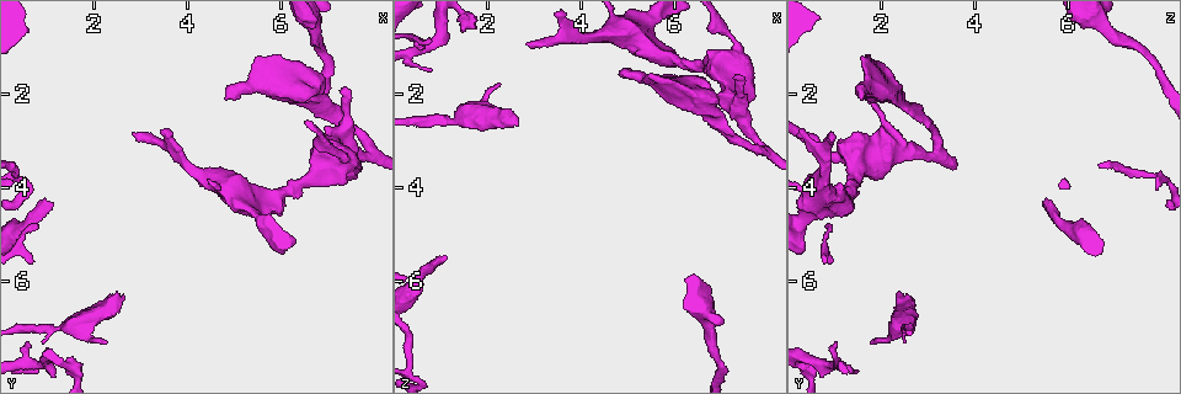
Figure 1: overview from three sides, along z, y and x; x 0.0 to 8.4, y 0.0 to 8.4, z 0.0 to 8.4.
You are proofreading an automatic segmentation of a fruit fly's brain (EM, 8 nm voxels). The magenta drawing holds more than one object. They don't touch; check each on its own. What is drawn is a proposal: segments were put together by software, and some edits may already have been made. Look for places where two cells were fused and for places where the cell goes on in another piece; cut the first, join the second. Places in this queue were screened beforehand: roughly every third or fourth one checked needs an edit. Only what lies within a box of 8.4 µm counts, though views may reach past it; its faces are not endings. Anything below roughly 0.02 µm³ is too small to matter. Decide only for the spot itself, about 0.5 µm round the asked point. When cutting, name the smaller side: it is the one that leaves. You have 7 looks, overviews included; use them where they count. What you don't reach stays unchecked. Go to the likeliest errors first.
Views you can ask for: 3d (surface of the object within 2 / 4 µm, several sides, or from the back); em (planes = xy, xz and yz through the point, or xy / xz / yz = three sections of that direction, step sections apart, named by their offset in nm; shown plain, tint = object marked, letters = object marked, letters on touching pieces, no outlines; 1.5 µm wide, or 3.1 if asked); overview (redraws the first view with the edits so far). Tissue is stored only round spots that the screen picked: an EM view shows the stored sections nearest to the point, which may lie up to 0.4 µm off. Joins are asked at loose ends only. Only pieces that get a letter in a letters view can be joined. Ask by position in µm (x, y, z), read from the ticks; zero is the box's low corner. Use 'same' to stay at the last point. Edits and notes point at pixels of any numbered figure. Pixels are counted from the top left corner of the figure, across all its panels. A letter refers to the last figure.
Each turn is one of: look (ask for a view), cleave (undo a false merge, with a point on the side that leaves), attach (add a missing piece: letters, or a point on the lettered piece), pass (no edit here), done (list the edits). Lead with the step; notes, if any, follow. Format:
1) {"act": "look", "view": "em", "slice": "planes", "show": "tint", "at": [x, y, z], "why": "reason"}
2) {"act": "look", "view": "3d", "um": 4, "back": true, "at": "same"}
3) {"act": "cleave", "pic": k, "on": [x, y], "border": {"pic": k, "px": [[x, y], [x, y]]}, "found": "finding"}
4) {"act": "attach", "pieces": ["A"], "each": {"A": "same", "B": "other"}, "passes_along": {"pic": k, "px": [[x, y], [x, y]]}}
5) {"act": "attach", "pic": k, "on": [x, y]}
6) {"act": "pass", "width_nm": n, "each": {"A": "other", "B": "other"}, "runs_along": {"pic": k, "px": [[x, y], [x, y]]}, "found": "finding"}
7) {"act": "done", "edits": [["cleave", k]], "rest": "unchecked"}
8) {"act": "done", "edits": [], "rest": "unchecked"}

{"act": "look", "view": "3d", "um": 2, "back": true, "at": [1.10, 4.35, 5.45], "why": "end of a long branch"}

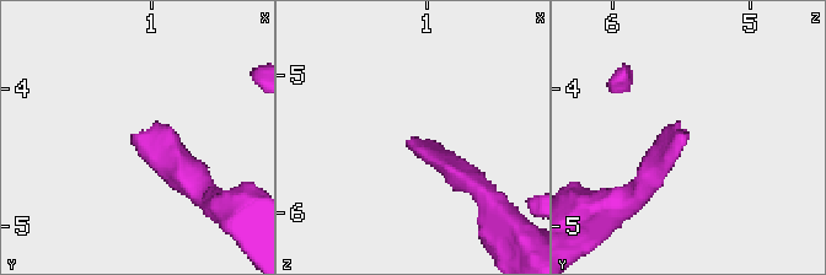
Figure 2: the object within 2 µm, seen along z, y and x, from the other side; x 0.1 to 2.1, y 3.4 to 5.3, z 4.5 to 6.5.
{"act": "look", "view": "em", "slice": "xz", "step": 8, "show": "tint", "at": [1.14, 4.34, 5.44]}

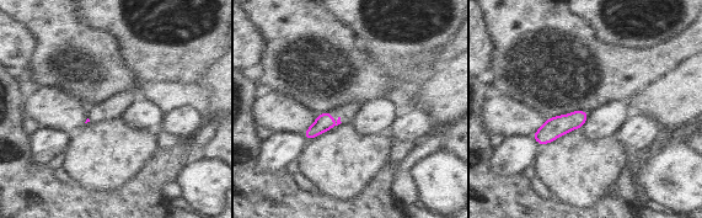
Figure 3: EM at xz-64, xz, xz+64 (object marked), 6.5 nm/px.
{"act": "look", "view": "em", "slice": "planes", "show": "letters", "at": "same", "why": "another direction"}

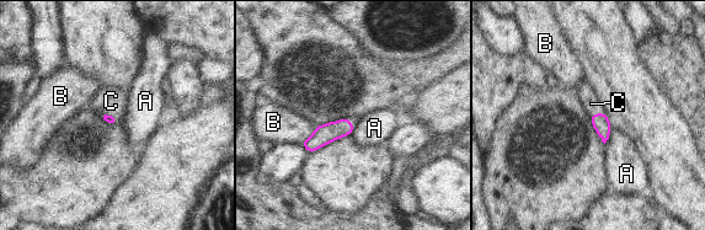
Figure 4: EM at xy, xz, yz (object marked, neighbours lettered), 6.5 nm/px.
{"act": "attach", "pic": 4, "on": [591, 103], "each": {"A": "other", "B": "other", "C": "same"}, "found": "the cell continues"}

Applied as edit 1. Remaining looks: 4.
{"act": "look", "view": "overview", "why": "redraw"}

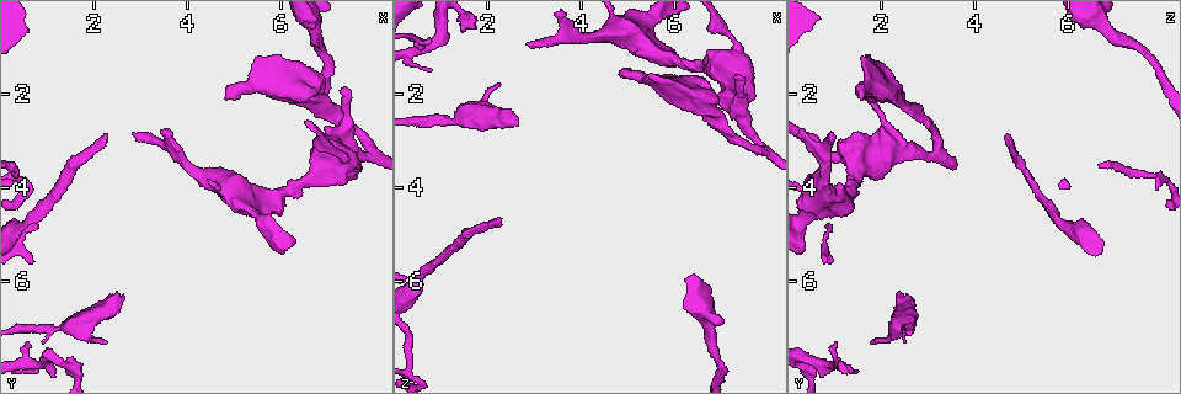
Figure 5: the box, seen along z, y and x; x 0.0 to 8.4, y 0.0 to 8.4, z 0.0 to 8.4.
{"act": "look", "view": "em", "slice": "planes", "show": "letters", "at": [4.20, 3.80, 0.75], "why": "calibre changes"}

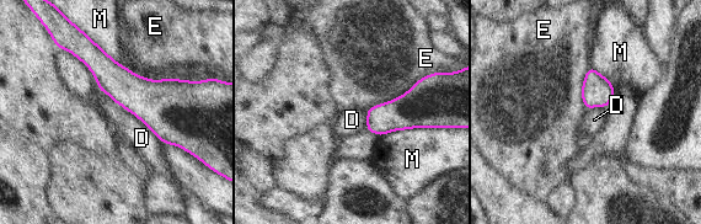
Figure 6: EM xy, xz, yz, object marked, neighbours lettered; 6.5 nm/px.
{"act": "pass", "each": {"D": "other", "E": "other", "M": "other"}, "found": "continuous, no second cell"}

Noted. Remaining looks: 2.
{"act": "done", "edits": [["attach", 4]], "rest": "unchecked"}

